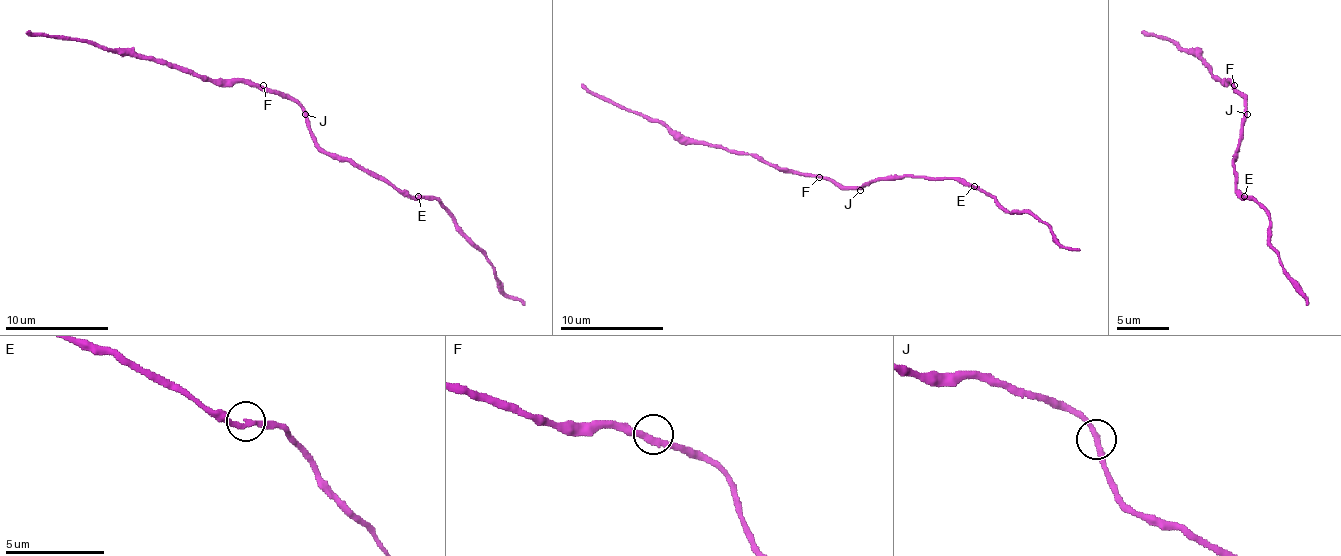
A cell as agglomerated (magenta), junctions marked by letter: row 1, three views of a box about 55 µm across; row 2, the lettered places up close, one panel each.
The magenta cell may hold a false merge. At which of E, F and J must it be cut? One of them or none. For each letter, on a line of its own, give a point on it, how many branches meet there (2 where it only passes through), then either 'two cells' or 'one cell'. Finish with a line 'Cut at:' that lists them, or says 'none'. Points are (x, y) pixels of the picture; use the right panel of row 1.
E: at (1244, 196); 2 branches meet; one cell
F: at (1234, 85); 2 branches meet; one cell
J: at (1247, 114); 2 branches meet; one cell
Cut at: none

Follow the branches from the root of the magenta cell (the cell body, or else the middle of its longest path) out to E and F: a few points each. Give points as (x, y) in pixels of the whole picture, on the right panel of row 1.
E: (1244, 114), (1242, 140), (1234, 158), (1234, 186), (1244, 197)
F: (1244, 114), (1244, 98), (1234, 85)

